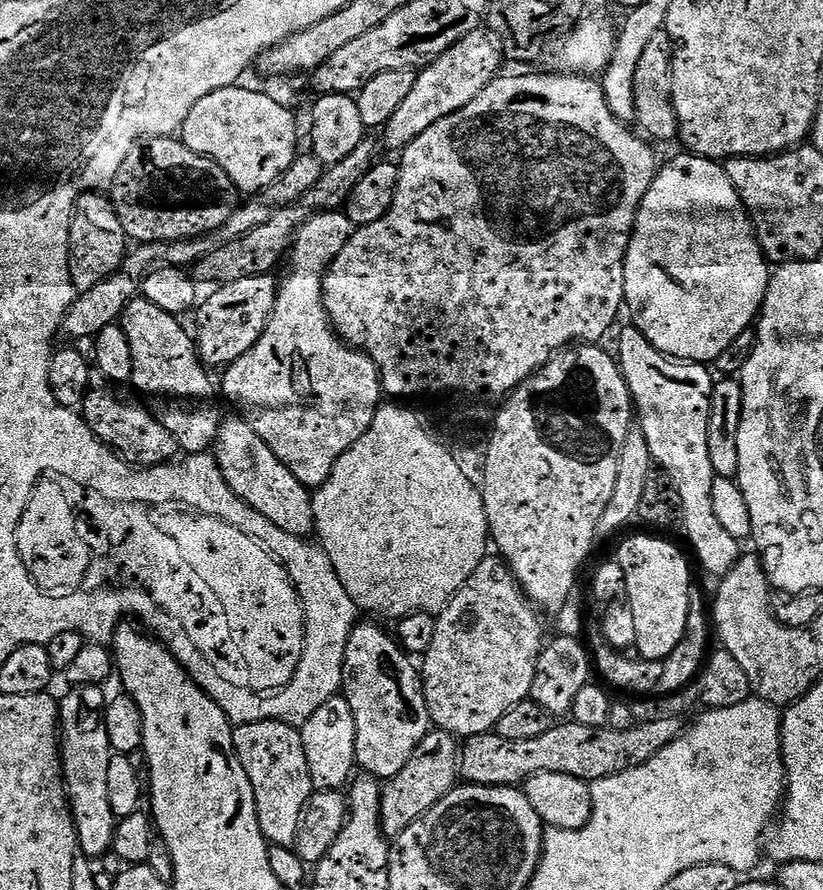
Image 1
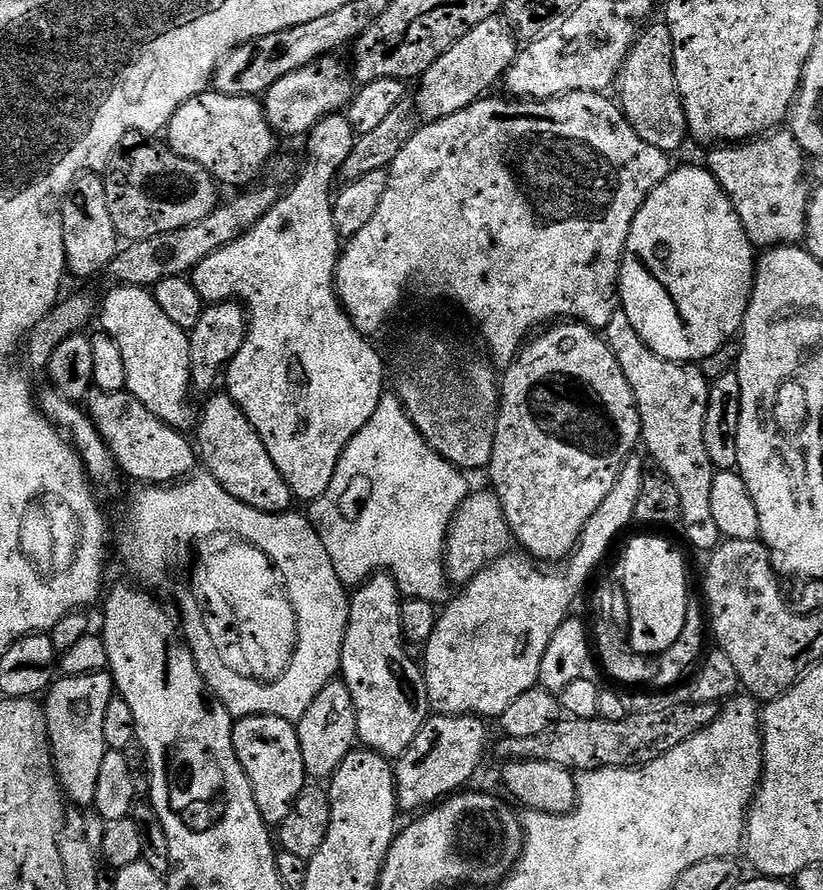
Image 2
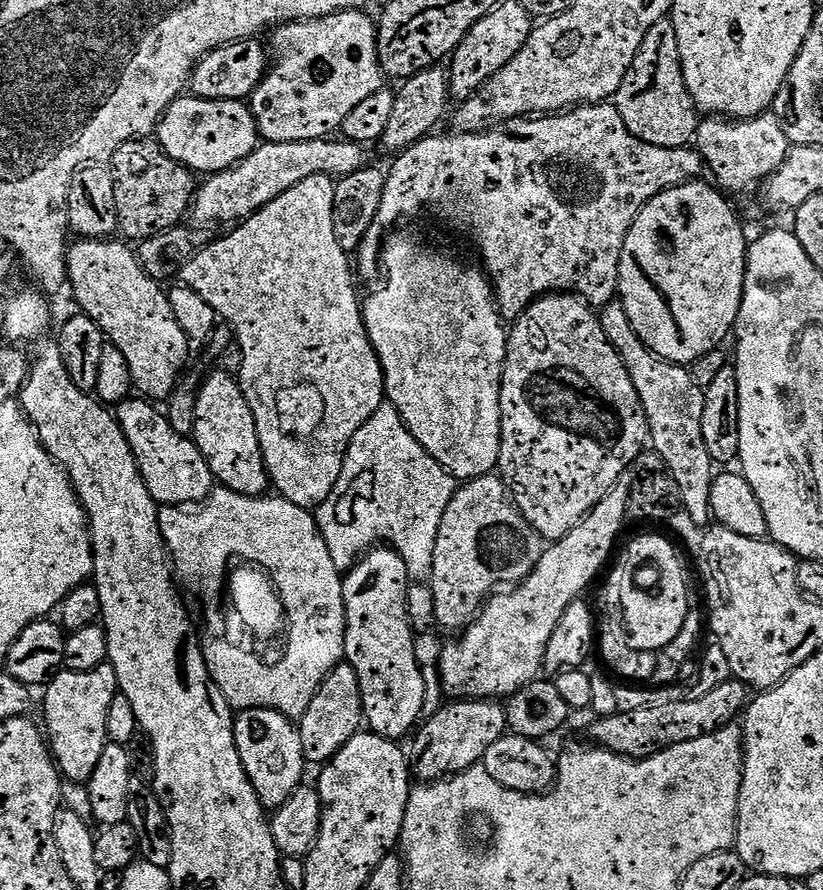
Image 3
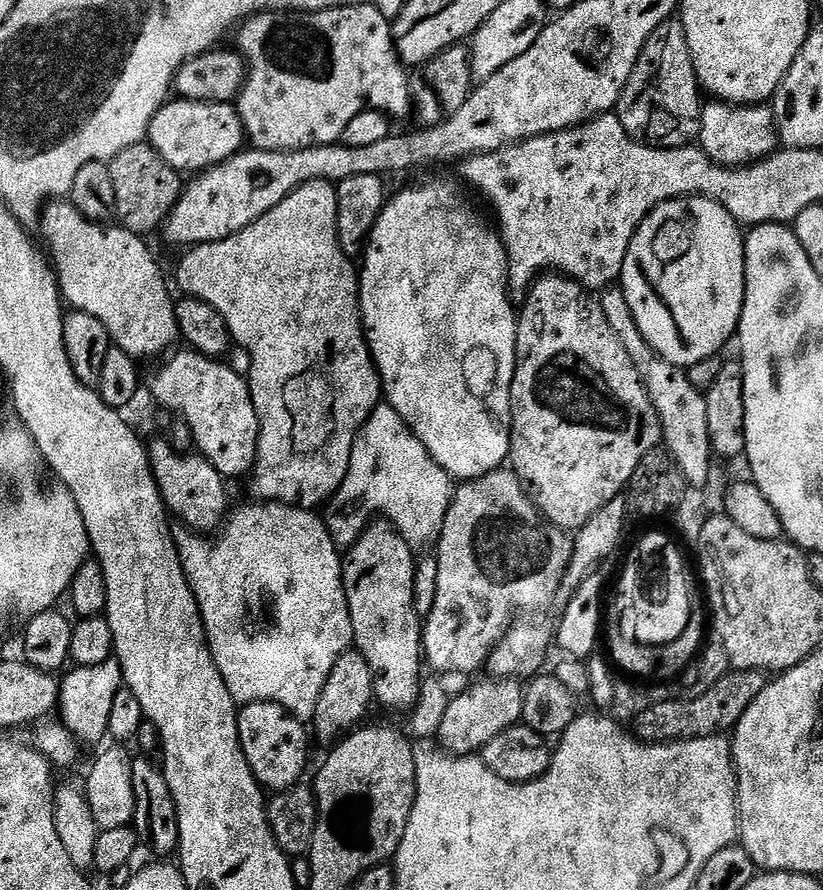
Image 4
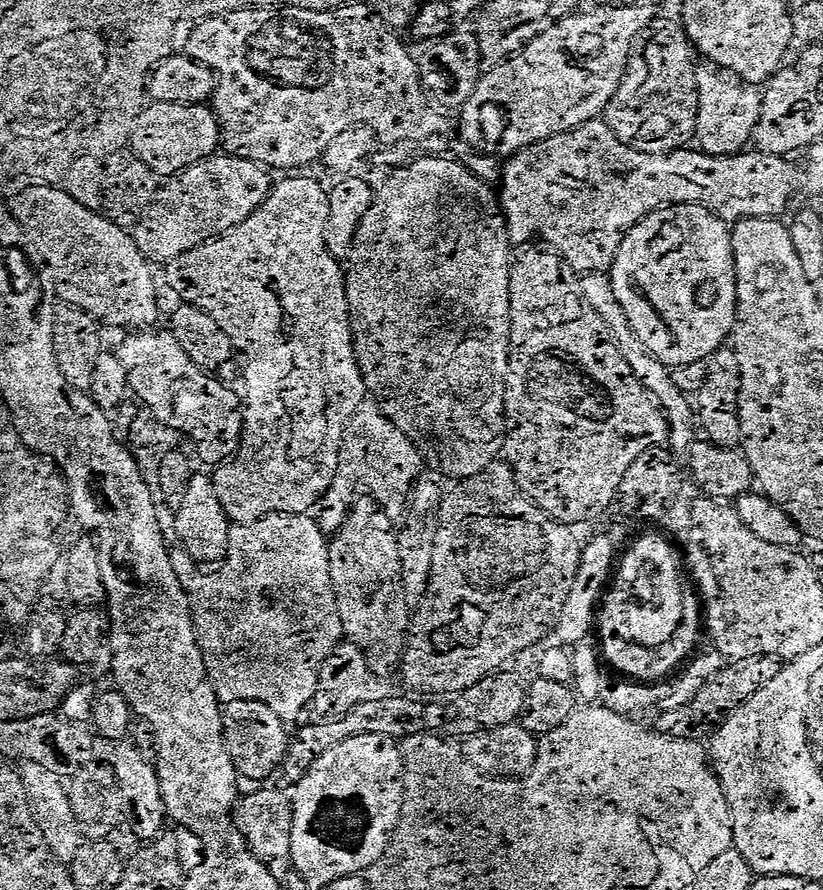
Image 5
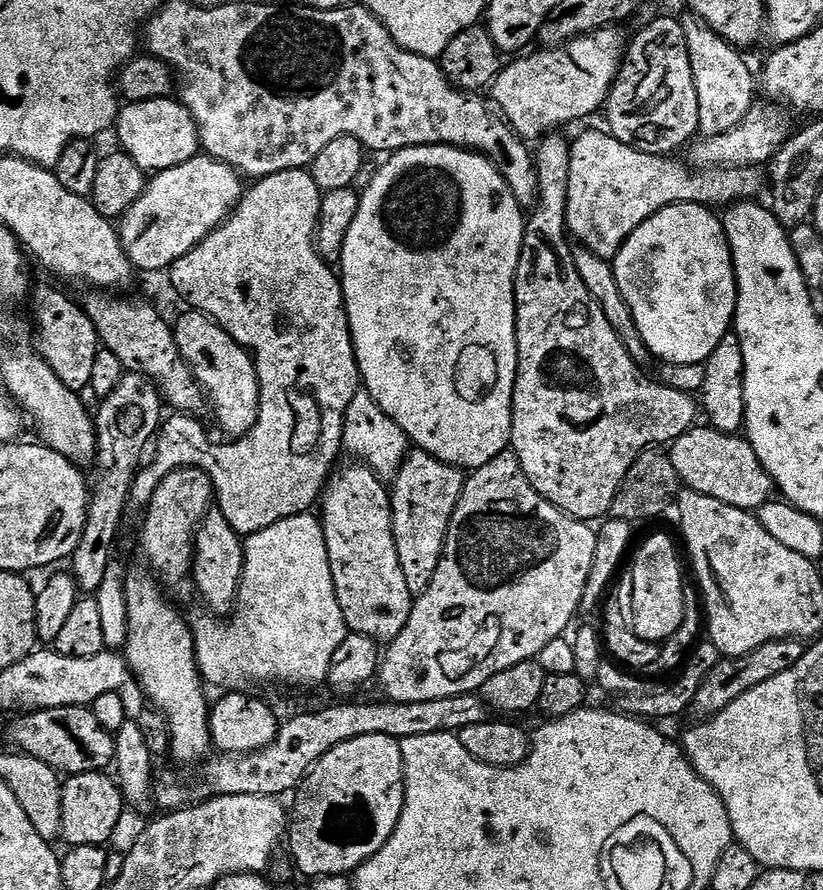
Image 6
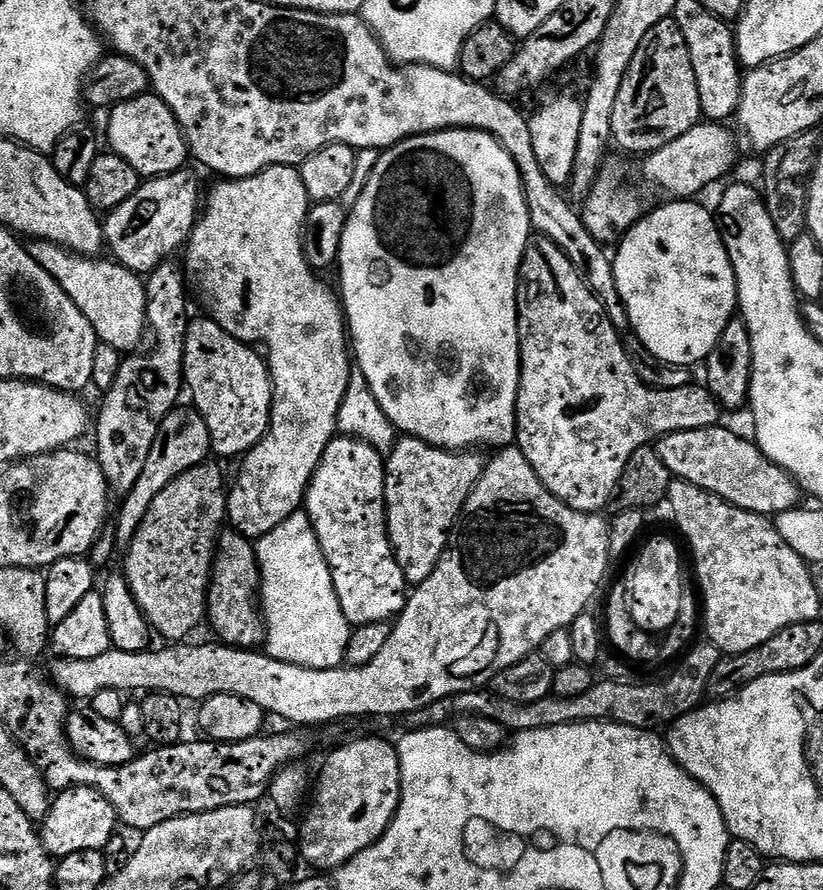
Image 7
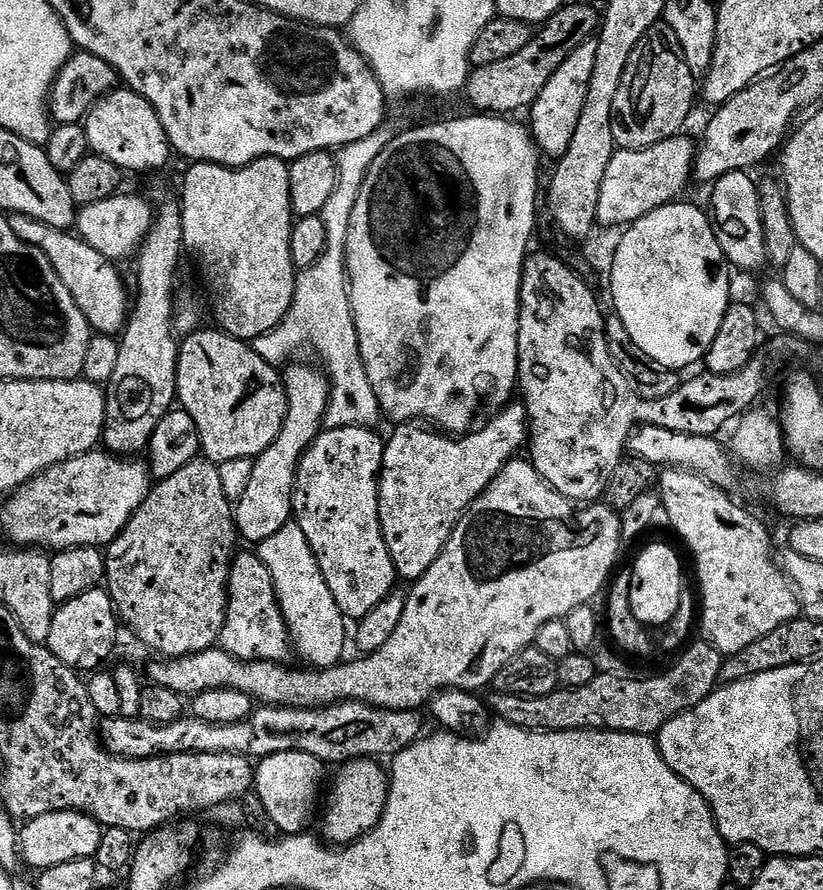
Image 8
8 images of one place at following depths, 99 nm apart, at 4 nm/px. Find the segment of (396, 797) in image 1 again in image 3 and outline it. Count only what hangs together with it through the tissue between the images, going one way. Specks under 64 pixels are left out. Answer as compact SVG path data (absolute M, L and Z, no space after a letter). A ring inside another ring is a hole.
M467 698L448 703L452 704L446 705L432 717L429 715L411 737L410 772L417 781L435 782L473 768L483 761L486 750L490 750L490 746L494 746L494 742L498 742L506 734L508 714L503 703Z

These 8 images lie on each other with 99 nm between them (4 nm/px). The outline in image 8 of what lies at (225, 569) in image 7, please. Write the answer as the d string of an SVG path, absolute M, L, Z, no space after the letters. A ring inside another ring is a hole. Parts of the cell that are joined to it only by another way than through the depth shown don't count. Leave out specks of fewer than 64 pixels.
M255 551L242 552L232 561L228 579L228 617L219 647L239 660L269 660L275 664L287 661L290 633L276 597L274 578Z

